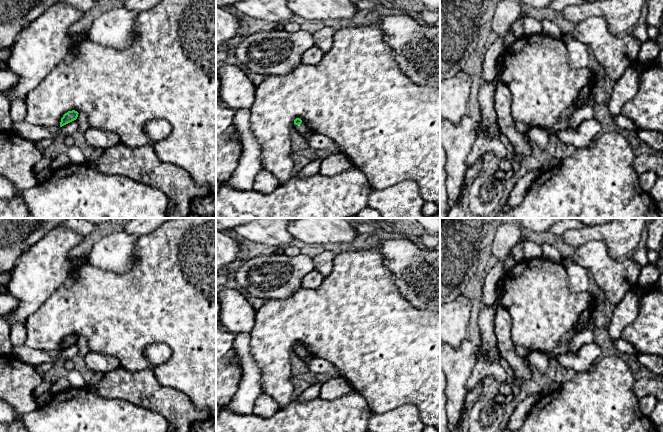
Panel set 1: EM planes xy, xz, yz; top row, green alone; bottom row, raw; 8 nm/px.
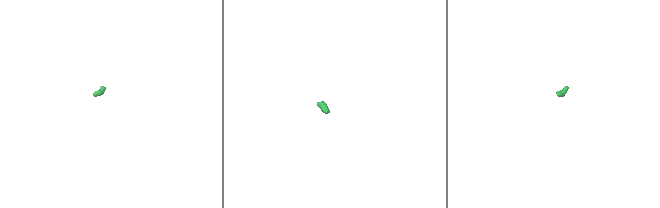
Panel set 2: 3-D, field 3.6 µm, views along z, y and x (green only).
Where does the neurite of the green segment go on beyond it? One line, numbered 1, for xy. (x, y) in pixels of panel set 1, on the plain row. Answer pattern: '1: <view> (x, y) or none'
1: none

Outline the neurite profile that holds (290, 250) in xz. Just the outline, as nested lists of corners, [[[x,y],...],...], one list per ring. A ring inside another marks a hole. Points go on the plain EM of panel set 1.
[[[293,245],[285,246],[283,249],[283,254],[290,256],[290,257],[297,256],[300,253],[301,253],[301,250],[298,247],[293,246]]]

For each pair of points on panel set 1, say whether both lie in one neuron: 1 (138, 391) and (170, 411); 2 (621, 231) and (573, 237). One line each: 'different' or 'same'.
1: same
2: same

